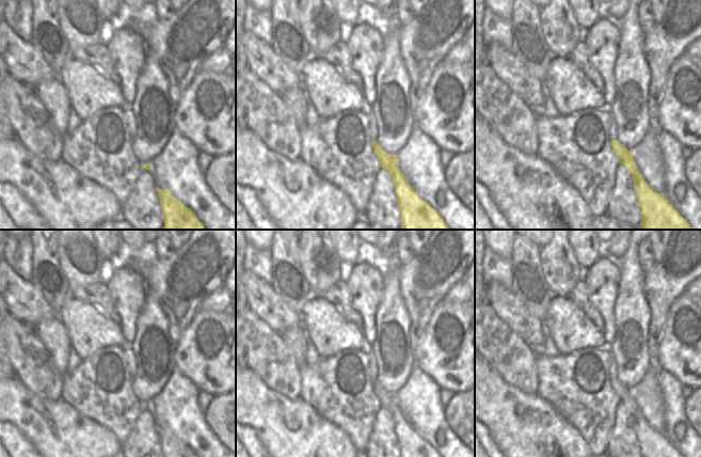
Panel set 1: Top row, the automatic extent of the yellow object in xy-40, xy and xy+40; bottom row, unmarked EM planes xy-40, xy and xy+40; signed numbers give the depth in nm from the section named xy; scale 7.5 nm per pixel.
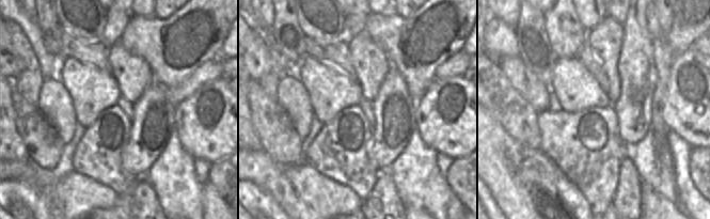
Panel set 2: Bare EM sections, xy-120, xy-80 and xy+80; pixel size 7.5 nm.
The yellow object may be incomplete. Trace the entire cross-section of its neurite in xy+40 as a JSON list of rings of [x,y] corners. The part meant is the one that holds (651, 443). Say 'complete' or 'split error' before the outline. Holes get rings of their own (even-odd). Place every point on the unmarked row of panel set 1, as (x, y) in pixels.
split error; [[[615,359],[610,361],[608,369],[612,391],[631,412],[634,419],[636,438],[640,448],[640,457],[683,457],[666,438],[664,432],[656,432],[644,420],[632,397],[632,390],[619,382],[617,379],[617,365]]]

